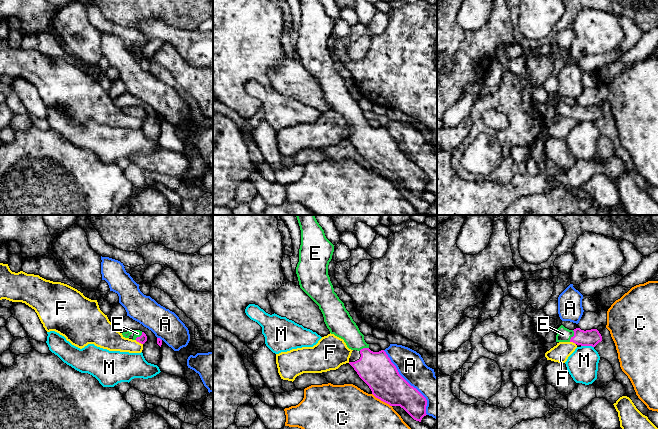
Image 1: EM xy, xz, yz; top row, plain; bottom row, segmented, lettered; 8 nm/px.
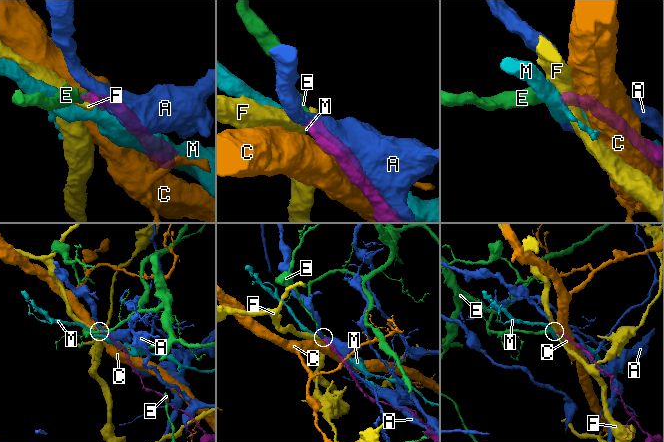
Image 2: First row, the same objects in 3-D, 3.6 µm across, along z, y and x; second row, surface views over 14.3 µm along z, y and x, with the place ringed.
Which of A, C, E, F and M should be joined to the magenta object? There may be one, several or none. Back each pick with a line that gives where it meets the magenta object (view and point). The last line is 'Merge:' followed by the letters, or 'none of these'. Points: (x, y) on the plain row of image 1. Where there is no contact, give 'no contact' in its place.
E: meets magenta in yz at (573, 112)
Merge: E

